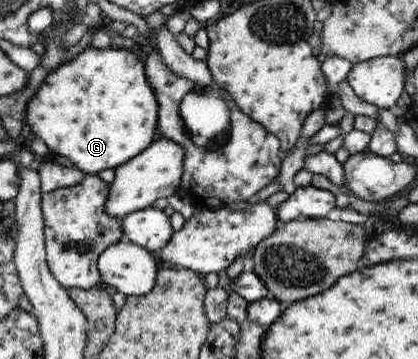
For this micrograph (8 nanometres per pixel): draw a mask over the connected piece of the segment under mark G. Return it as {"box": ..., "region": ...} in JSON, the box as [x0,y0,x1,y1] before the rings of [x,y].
{"box":[25,46,157,173],"region":[[[87,46],[74,58],[57,66],[57,70],[47,74],[35,96],[27,102],[25,110],[25,123],[35,138],[45,143],[49,157],[63,159],[84,173],[96,173],[125,164],[157,138],[155,93],[145,77],[143,60],[127,49],[98,49]]]}

